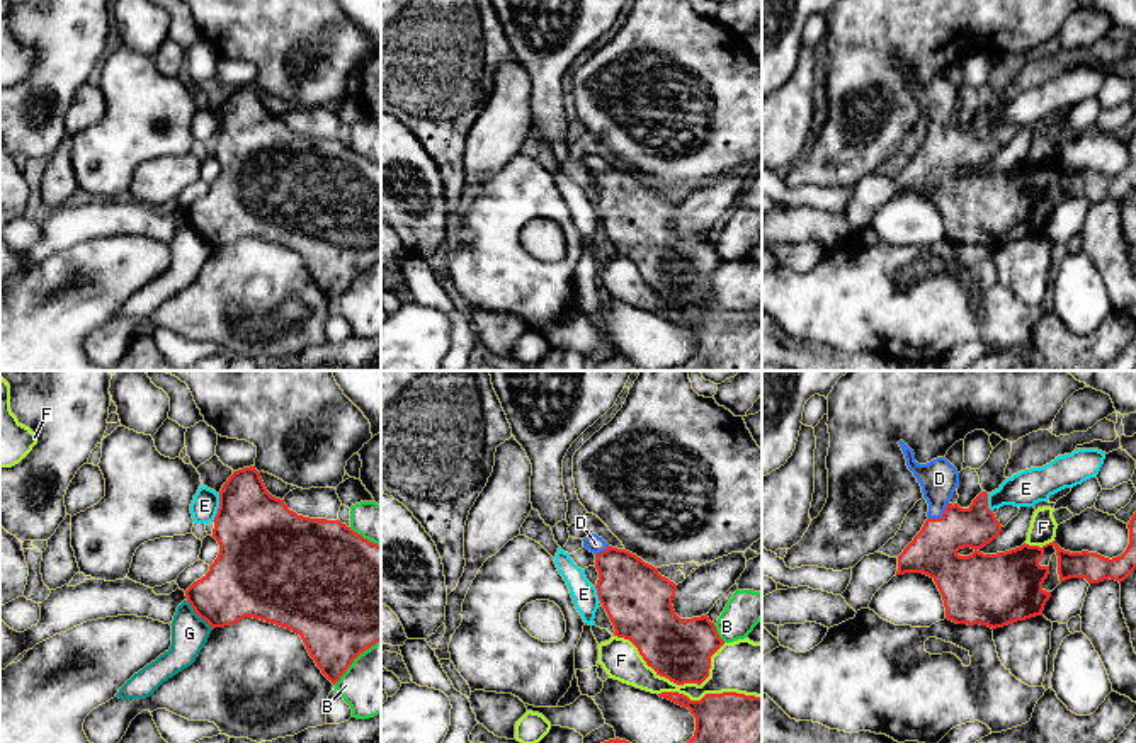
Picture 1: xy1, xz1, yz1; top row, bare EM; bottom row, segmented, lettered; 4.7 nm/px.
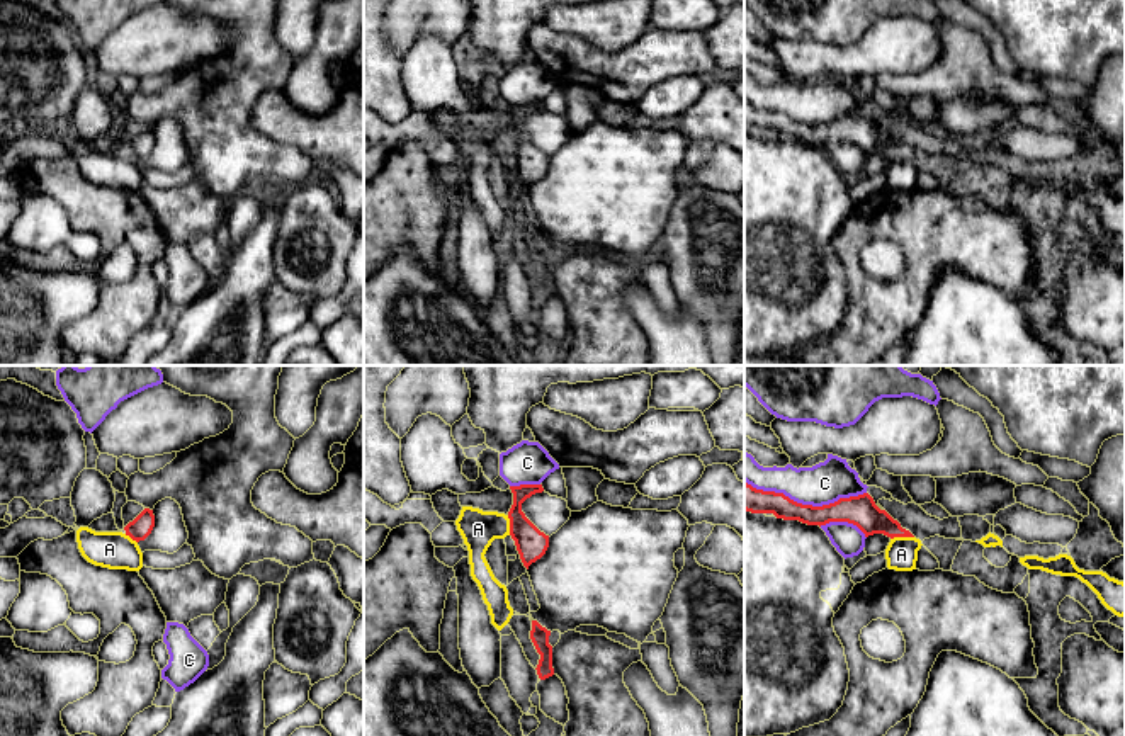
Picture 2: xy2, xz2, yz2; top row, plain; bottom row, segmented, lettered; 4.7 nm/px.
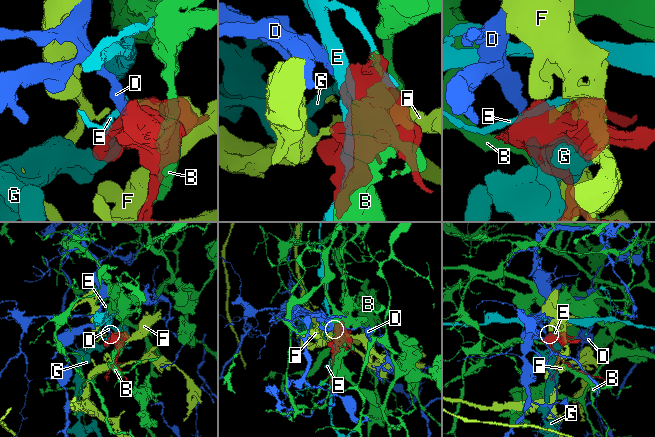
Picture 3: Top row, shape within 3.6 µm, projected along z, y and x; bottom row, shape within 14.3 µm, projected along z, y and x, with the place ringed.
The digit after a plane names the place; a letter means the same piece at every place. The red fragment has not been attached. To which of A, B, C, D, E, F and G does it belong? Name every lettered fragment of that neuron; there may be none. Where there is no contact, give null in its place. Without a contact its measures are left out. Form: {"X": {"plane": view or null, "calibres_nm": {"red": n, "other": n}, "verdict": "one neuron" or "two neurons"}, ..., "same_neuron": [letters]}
{"A": {"plane": "yz2", "calibres_nm": {"red": 150, "other": 150}, "verdict": "two neurons"}, "B": {"plane": "xz1", "calibres_nm": {"red": 300, "other": 170}, "verdict": "two neurons"}, "C": {"plane": "yz2", "calibres_nm": {"red": 140, "other": 200}, "verdict": "two neurons"}, "D": {"plane": "yz1", "calibres_nm": {"red": 220, "other": 180}, "verdict": "one neuron"}, "E": {"plane": "xy1", "calibres_nm": {"red": 400, "other": 130}, "verdict": "two neurons"}, "F": {"plane": "xz1", "calibres_nm": {"red": 300, "other": 170}, "verdict": "two neurons"}, "G": {"plane": "xy1", "calibres_nm": {"red": 320, "other": 180}, "verdict": "two neurons"}, "same_neuron": ["D"]}

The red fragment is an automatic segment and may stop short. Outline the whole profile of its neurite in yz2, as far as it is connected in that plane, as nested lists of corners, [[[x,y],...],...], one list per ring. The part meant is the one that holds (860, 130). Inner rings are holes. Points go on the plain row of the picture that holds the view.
[[[744,100],[744,129],[751,133],[773,133],[777,138],[799,139],[819,146],[829,141],[848,141],[856,144],[865,156],[873,153],[884,153],[890,158],[914,156],[885,129],[880,129],[868,112],[812,126],[797,122],[783,112],[756,109]]]

